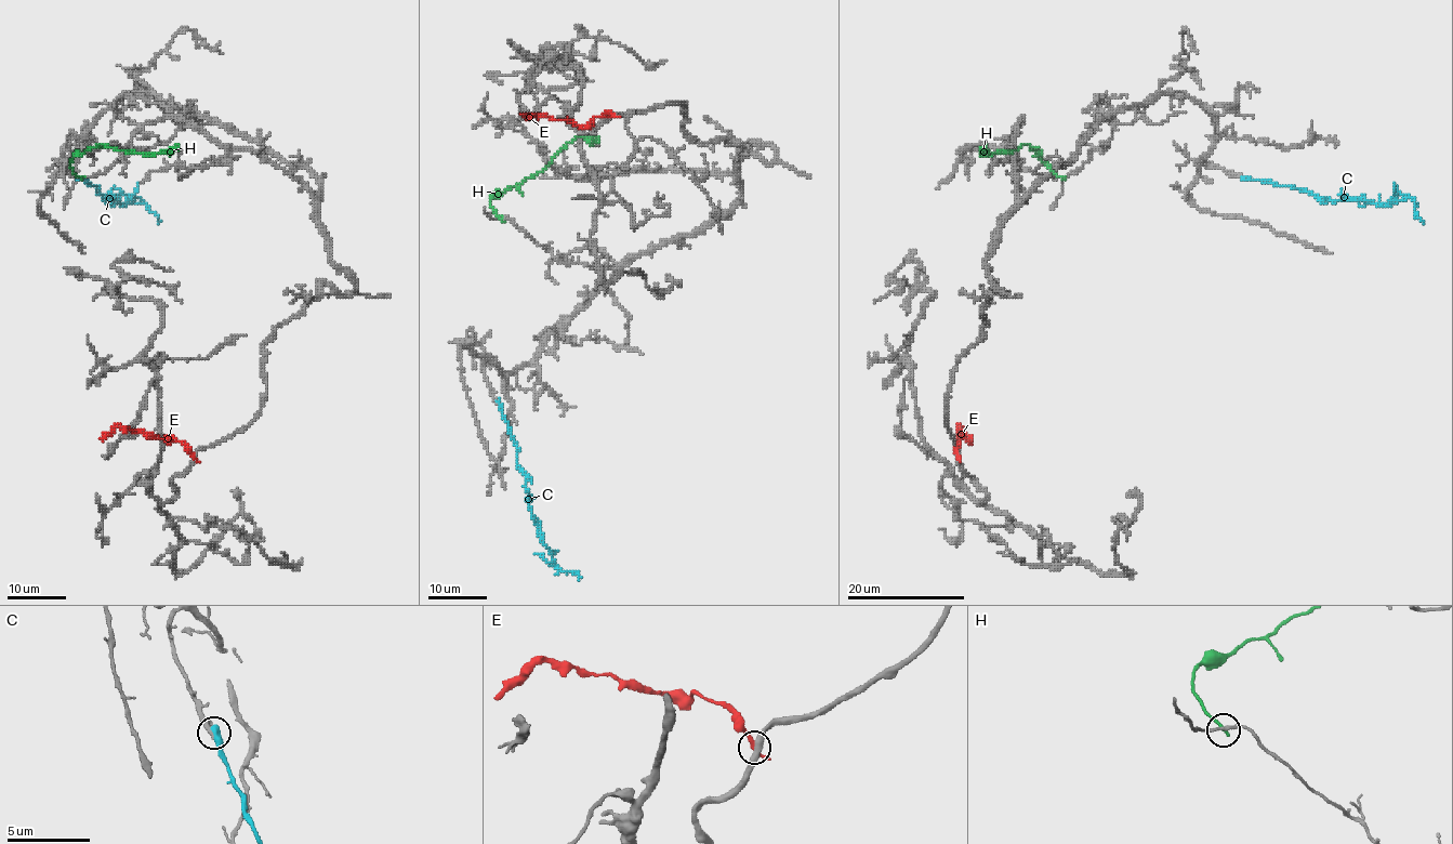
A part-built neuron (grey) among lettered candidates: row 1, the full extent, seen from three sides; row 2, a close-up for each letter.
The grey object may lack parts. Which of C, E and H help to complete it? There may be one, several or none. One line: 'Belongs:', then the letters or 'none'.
Belongs: C

